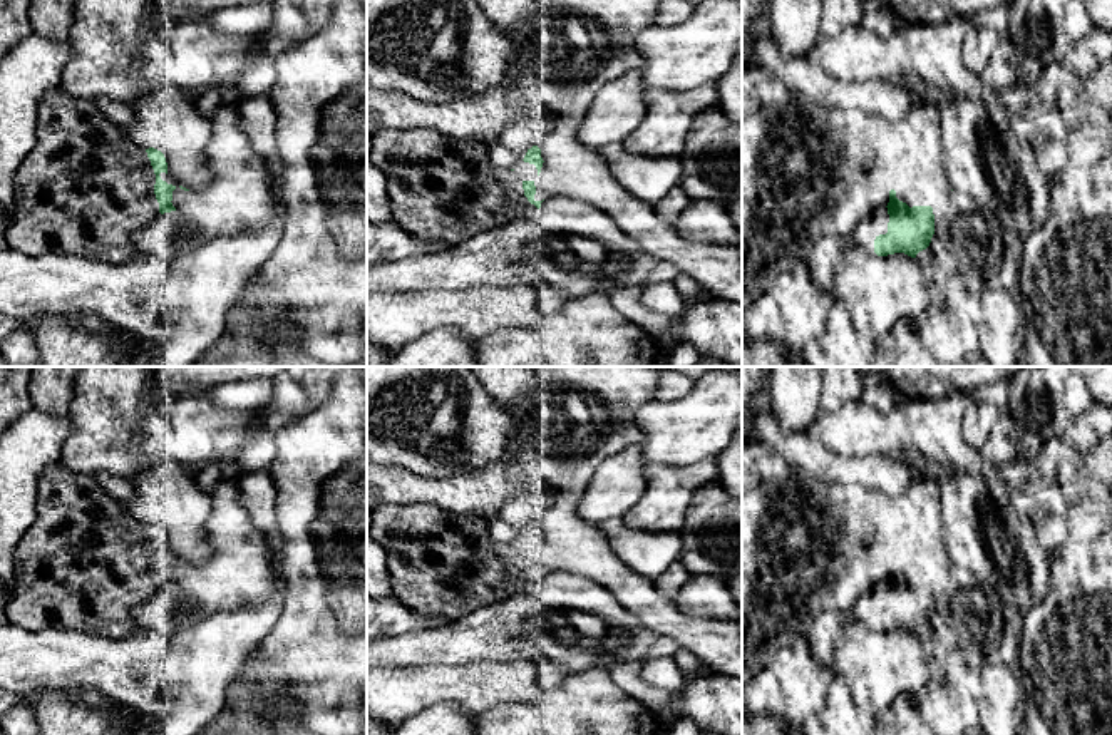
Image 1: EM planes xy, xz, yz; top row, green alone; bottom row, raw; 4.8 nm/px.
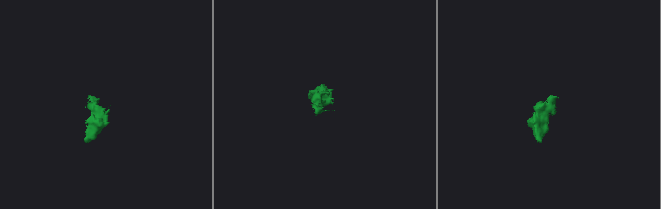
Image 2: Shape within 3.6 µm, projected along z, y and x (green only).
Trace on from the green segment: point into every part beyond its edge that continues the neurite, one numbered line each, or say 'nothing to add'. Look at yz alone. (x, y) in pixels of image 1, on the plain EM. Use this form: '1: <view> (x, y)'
1: yz (866, 605)

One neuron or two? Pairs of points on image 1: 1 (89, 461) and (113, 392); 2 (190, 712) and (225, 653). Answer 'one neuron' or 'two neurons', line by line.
1: one neuron
2: one neuron

